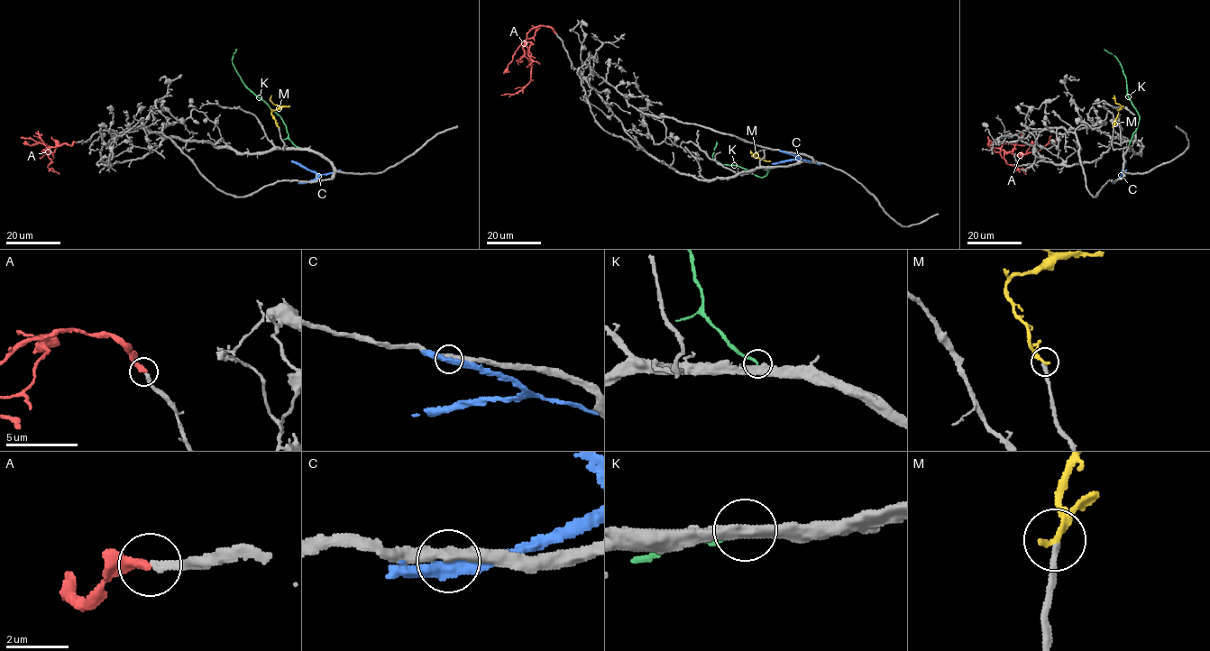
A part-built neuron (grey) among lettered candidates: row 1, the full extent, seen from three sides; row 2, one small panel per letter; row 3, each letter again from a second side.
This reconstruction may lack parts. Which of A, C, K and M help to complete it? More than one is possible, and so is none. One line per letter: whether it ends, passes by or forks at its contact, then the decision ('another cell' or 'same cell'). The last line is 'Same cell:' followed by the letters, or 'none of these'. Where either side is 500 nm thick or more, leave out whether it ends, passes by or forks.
A: it ends | same cell
C: it passes by | another cell
K: it ends | another cell
M: it passes by | same cell
Same cell: A, M

